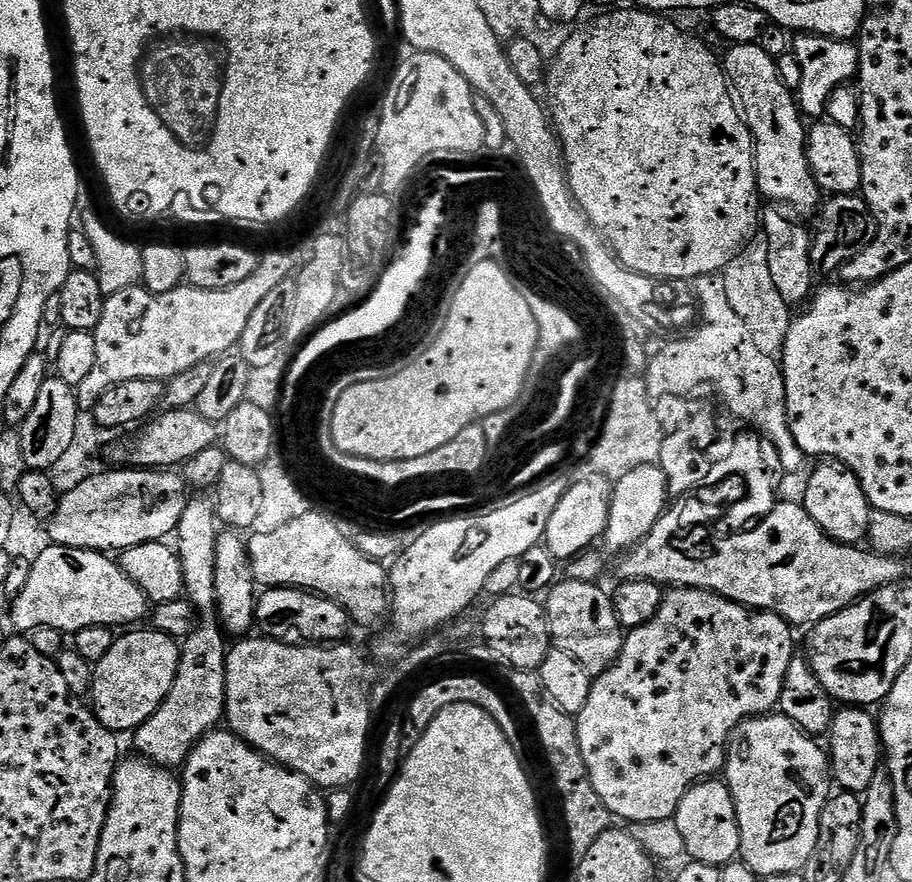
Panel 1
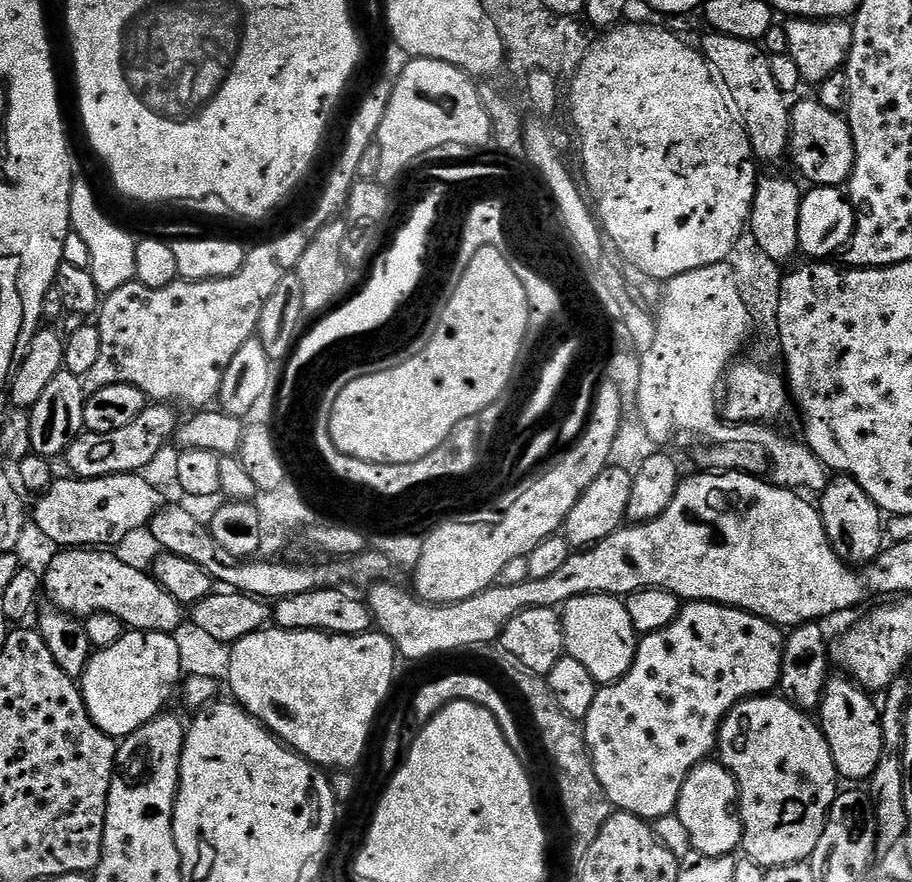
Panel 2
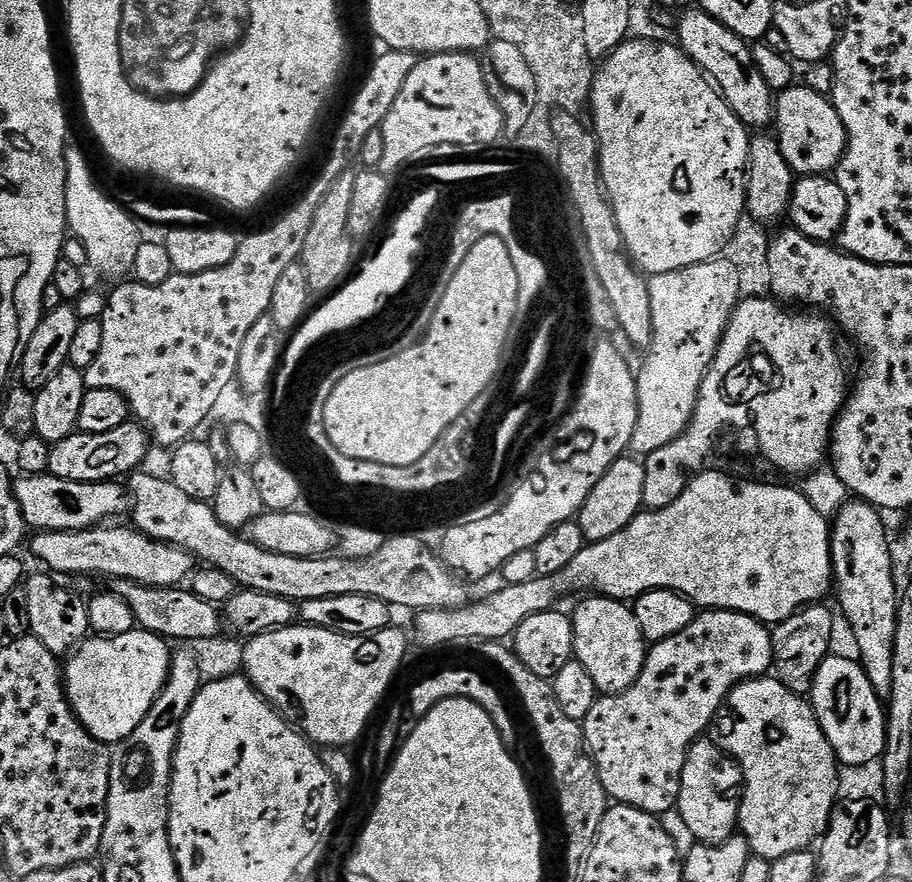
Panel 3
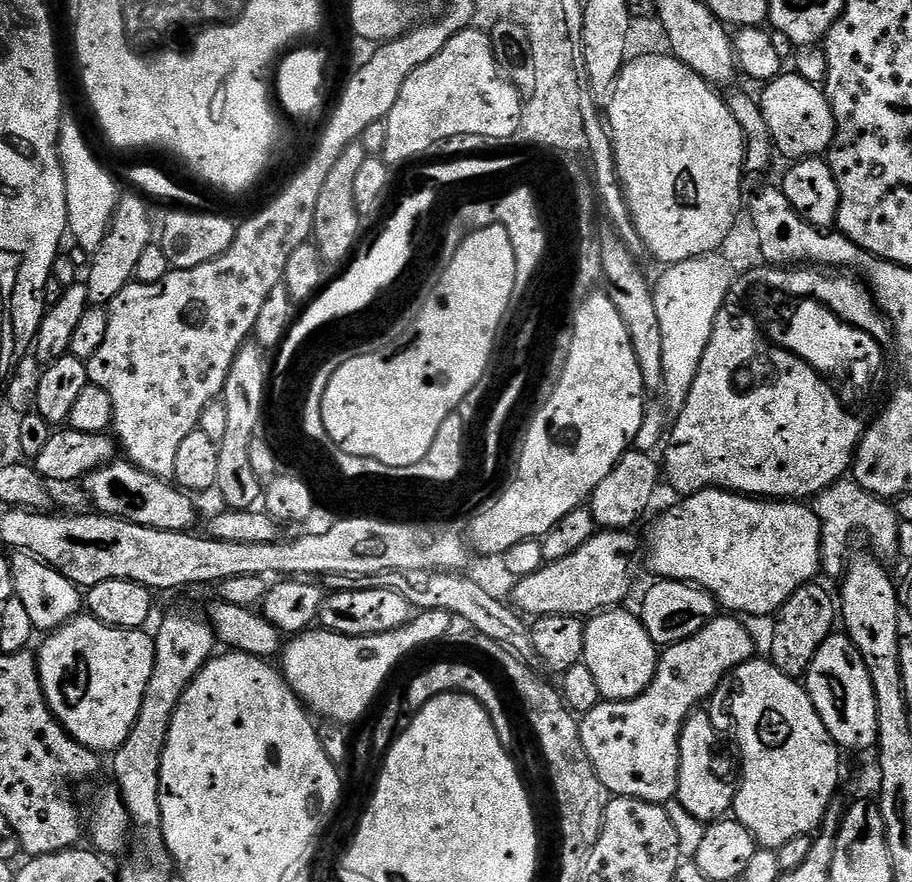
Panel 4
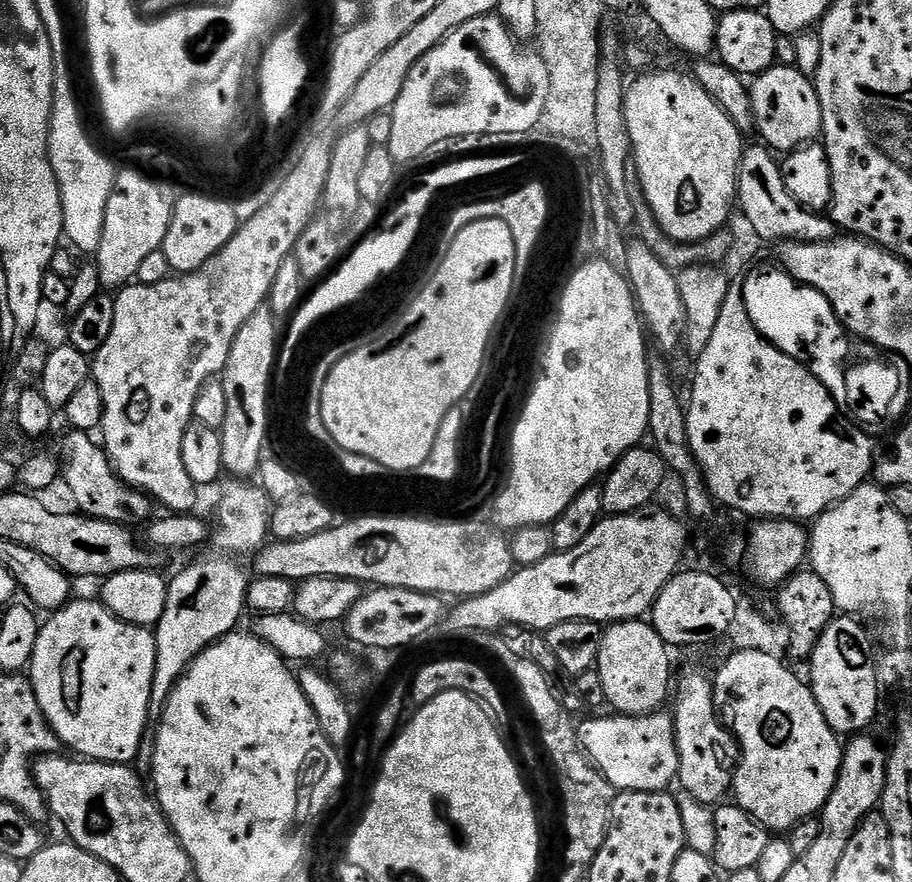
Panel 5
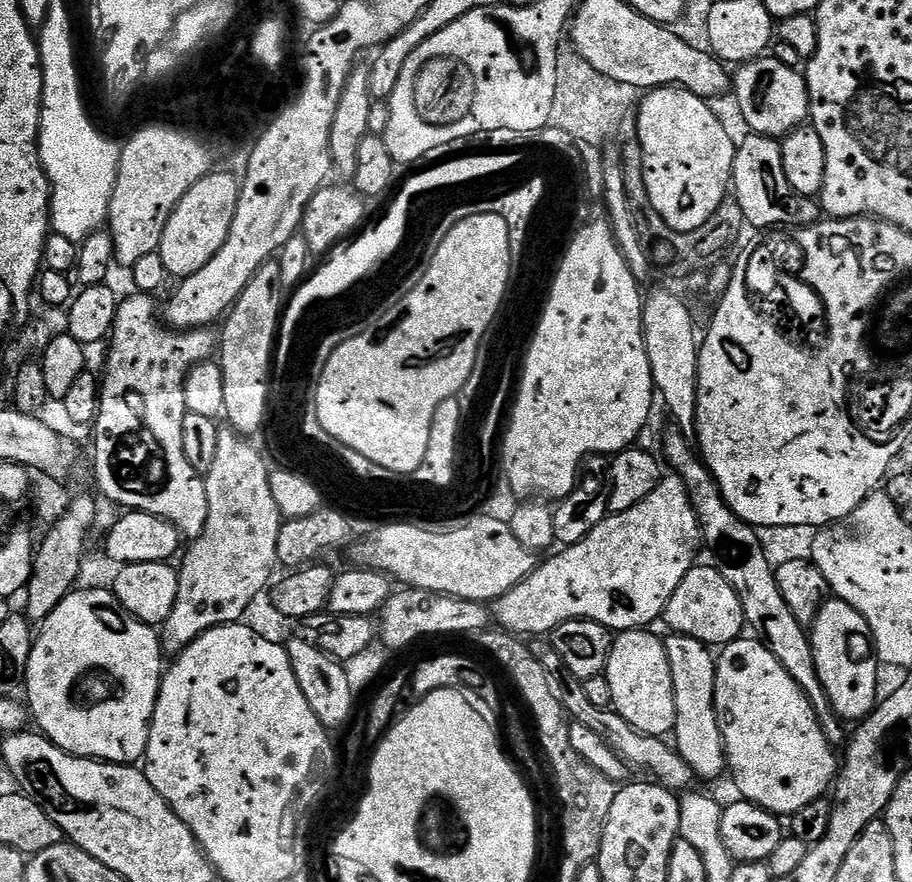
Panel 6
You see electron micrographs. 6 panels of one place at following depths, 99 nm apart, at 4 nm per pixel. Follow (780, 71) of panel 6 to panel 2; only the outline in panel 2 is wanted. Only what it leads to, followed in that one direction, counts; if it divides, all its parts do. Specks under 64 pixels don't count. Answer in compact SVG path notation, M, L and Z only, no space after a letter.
M819 99L800 100L791 105L792 138L790 160L809 181L818 188L840 188L847 185L852 177L852 167L856 161L856 151L852 141L852 131L847 119L840 112L826 110Z

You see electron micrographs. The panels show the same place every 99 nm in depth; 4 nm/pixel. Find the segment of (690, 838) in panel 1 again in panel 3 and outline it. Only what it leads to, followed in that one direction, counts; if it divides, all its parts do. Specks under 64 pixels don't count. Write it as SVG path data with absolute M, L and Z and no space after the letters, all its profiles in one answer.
M701 738L692 745L682 770L678 811L701 844L721 844L737 835L740 801L744 798L744 772L740 765L712 738Z

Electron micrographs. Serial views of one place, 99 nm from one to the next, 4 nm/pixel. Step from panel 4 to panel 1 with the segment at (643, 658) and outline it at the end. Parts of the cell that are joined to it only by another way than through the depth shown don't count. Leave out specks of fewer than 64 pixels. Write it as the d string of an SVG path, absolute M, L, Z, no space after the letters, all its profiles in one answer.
M564 578L548 589L543 601L553 645L570 654L570 658L578 658L594 678L616 661L626 635L618 622L618 614L614 614L611 595L607 591L604 593L598 585L591 580Z

